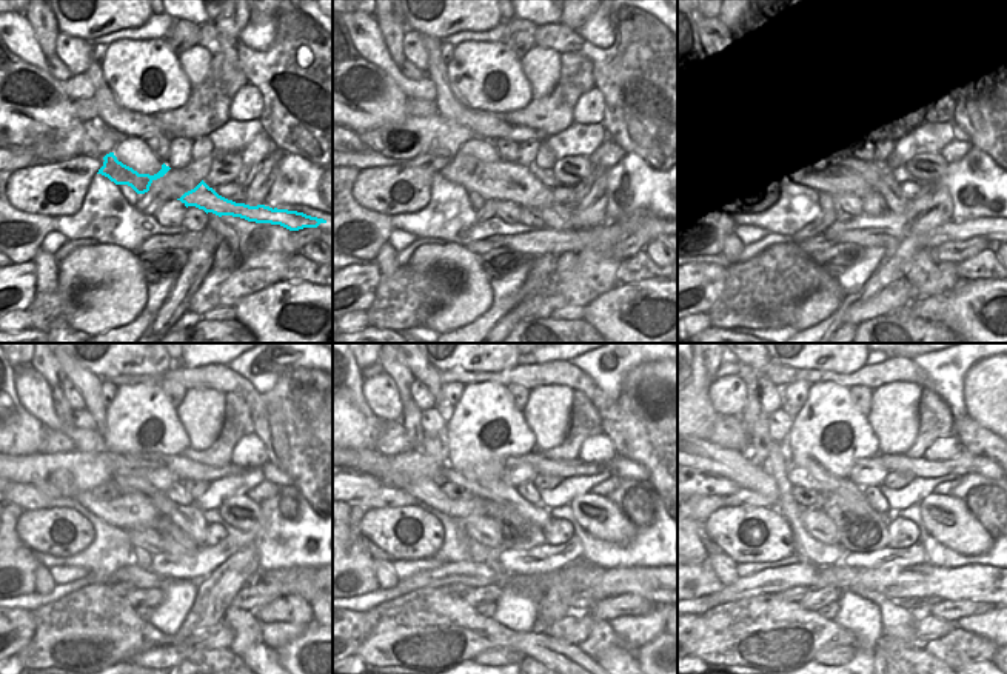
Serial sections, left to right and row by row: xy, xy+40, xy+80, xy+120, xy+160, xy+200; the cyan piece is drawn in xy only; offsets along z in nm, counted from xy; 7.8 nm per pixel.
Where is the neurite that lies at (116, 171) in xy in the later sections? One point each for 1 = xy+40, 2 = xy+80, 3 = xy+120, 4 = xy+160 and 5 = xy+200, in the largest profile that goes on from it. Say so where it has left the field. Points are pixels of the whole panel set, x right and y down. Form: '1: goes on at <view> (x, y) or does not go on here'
1: goes on at xy+40 (533, 186)
2: goes on at xy+80 (827, 173)
3: goes on at xy+120 (140, 505)
4: goes on at xy+160 (481, 490)
5: goes on at xy+200 (796, 476)

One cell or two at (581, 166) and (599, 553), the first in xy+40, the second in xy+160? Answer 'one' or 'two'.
two

